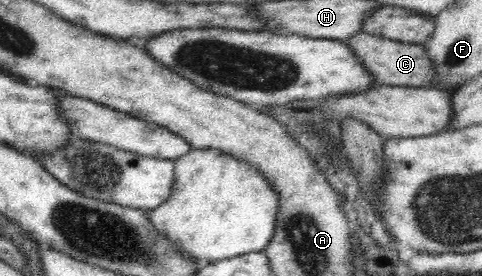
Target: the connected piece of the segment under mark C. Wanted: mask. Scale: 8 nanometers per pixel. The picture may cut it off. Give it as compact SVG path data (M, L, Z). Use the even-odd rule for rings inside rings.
M366 32L349 36L343 43L357 55L359 63L363 63L378 85L431 88L435 84L435 65L420 44L402 43Z

